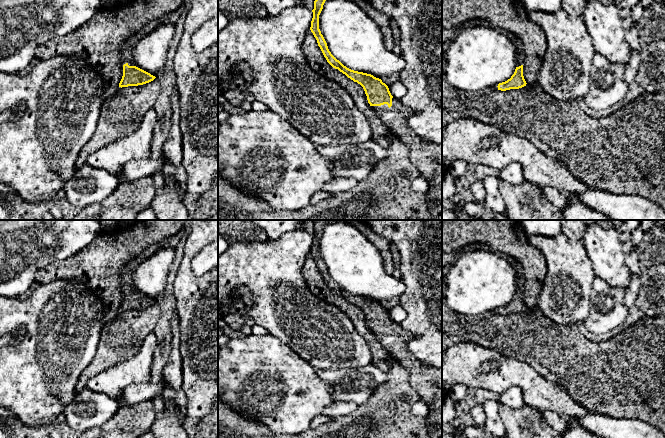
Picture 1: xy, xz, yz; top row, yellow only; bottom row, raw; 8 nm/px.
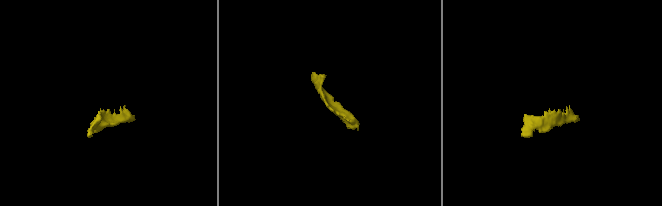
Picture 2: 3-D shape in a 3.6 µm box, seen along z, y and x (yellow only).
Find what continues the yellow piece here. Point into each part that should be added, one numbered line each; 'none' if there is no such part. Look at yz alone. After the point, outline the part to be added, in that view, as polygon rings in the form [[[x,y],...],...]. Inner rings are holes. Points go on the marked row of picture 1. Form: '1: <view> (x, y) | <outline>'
1: yz (520, 54) | [[[501,31],[503,34],[505,34],[508,39],[514,43],[514,45],[516,46],[516,62],[517,62],[517,67],[521,66],[524,64],[524,57],[525,57],[525,53],[524,53],[524,48],[523,48],[523,44],[522,41],[512,32],[508,32],[508,31]]]

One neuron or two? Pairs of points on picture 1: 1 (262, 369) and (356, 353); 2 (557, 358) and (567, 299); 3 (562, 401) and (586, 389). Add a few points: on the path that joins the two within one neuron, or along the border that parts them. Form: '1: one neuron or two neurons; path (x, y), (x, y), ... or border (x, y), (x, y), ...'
1: two neurons; border (289, 346), (316, 369)
2: two neurons; border (542, 314), (557, 323), (576, 324)
3: two neurons; border (553, 382), (559, 383), (588, 412)

